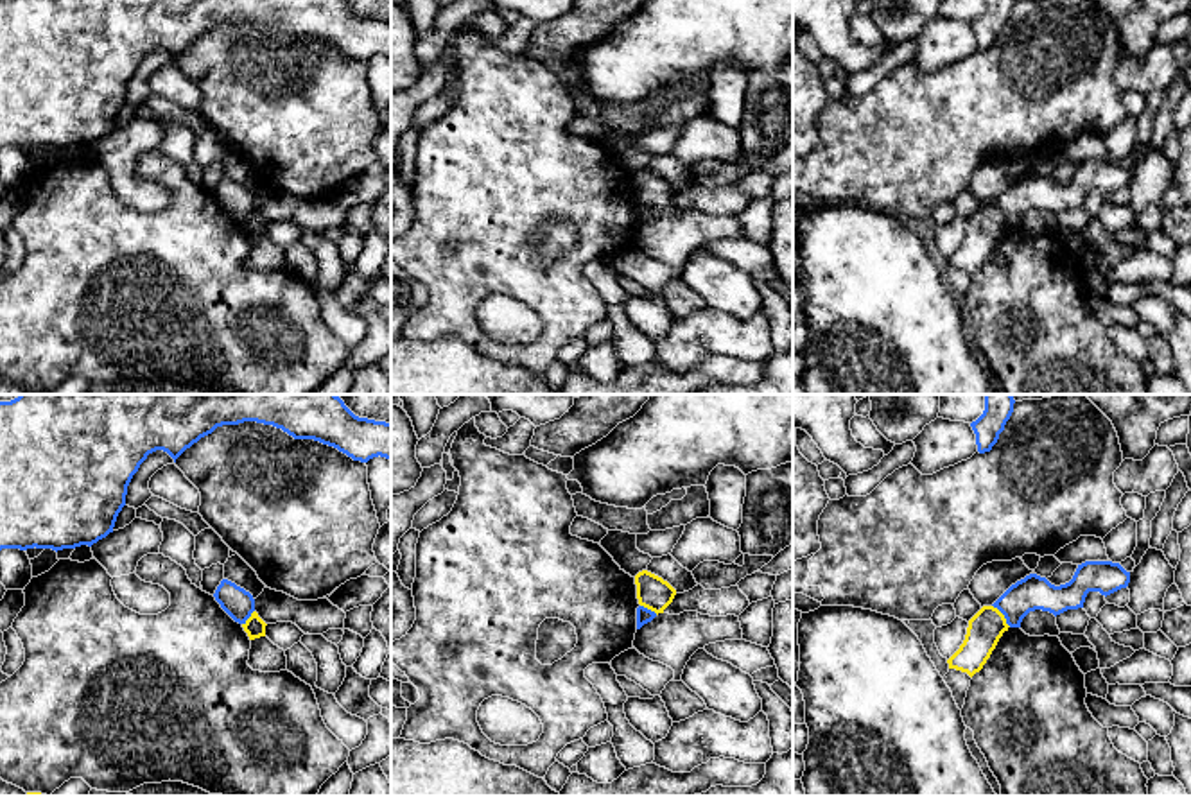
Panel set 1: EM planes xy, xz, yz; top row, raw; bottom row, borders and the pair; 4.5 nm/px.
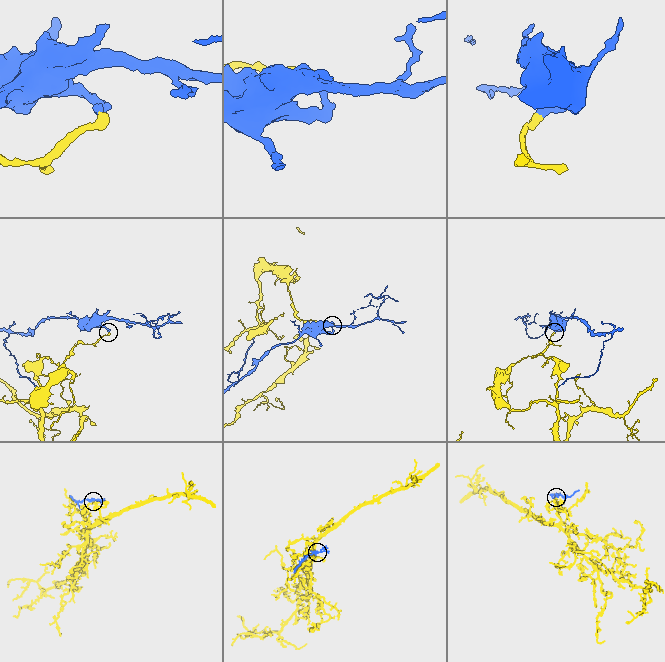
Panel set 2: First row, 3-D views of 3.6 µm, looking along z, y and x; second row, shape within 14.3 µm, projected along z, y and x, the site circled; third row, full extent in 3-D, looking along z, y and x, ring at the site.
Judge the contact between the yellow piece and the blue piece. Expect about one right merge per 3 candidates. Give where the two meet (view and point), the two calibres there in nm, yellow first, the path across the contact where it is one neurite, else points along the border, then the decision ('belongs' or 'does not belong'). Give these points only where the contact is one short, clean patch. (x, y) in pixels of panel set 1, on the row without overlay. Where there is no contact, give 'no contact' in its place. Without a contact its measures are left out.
contact yz (1003, 214); calibres 160 and 160 nm; border yz (992, 203), (1010, 224); does not belong

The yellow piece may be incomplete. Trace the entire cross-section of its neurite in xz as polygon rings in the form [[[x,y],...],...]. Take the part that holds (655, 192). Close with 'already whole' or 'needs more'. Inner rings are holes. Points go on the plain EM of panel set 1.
[[[642,169],[635,174],[639,203],[658,212],[673,201],[676,188],[662,176]]] | already whole

